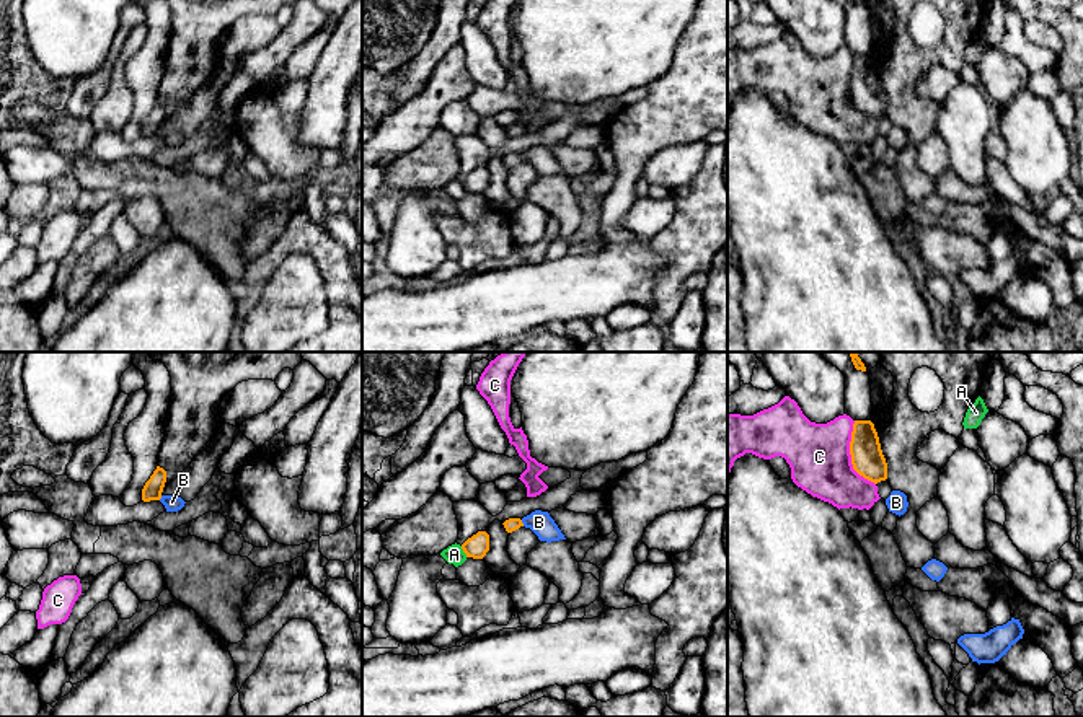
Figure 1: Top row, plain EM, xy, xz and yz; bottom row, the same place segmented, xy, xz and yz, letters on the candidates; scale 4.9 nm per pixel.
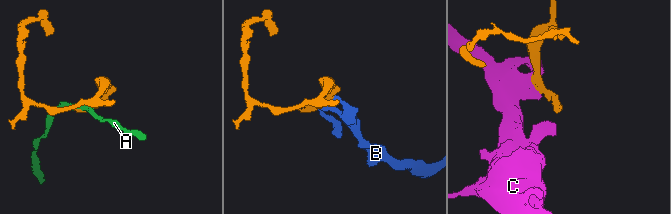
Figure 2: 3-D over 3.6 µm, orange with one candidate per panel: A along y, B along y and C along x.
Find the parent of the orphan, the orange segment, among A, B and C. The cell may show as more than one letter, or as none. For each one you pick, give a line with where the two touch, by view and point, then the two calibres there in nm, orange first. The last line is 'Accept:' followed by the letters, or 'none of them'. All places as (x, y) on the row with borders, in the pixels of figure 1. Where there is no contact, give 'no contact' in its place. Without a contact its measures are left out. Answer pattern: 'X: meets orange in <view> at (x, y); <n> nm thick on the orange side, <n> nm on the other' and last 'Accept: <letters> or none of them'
B: meets orange in xz at (522, 523); 70 nm thick on the orange side, 110 nm on the other
Accept: B

